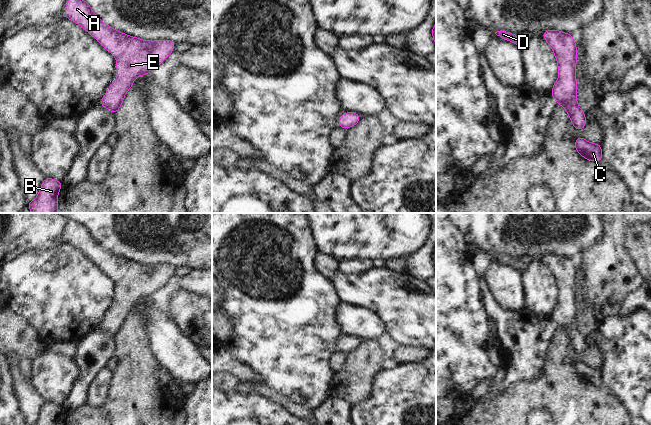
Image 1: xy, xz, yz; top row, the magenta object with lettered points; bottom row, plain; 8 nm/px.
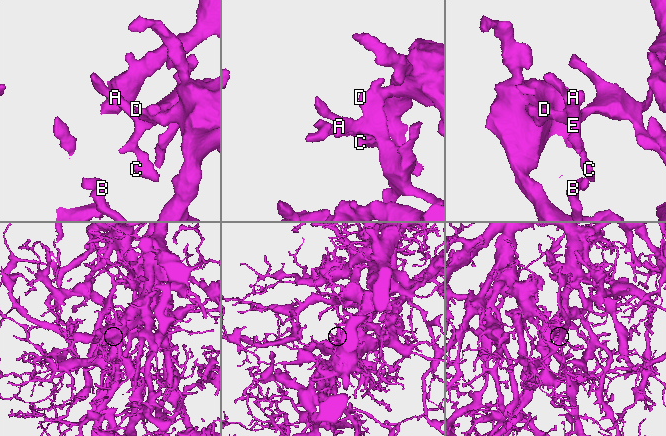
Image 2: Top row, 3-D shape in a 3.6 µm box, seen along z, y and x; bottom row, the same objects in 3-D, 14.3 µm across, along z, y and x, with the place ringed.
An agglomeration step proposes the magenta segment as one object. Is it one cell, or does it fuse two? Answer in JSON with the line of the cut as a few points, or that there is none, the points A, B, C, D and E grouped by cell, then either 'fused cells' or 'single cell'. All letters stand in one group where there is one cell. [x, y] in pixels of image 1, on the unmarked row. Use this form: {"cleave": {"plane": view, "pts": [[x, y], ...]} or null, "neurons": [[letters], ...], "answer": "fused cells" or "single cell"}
{"cleave": null, "neurons": [["A", "B", "C", "D", "E"]], "answer": "single cell"}

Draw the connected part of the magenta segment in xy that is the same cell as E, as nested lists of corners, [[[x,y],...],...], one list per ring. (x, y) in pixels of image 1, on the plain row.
[[[70,221],[65,232],[65,242],[78,247],[95,261],[117,283],[119,301],[107,313],[98,328],[117,337],[125,317],[138,299],[149,298],[150,294],[162,287],[174,274],[170,264],[144,265],[120,257],[103,247],[82,223]]]

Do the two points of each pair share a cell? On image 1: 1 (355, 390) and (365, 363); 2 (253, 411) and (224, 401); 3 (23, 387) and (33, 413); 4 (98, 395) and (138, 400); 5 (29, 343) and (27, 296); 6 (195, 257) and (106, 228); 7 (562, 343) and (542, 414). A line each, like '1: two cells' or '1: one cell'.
1: one cell
2: one cell
3: one cell
4: two cells
5: two cells
6: one cell
7: two cells

